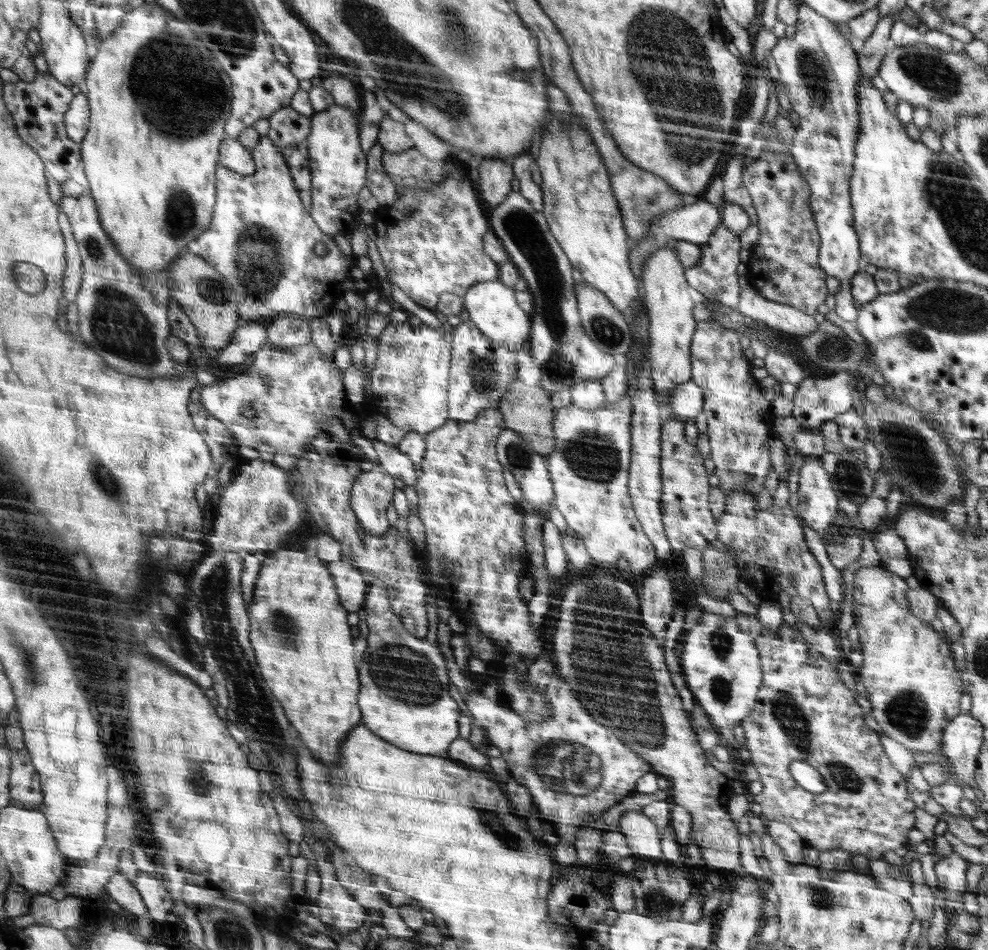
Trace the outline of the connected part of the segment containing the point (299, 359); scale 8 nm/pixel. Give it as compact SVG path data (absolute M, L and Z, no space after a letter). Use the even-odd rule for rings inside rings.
M266 340L265 345L253 355L253 362L246 372L234 378L219 379L200 389L202 402L214 416L230 427L242 445L259 449L265 443L274 447L278 453L302 457L313 450L313 440L319 434L326 433L329 418L338 418L342 421L341 416L345 408L356 410L352 404L348 404L344 380L334 359L324 358L320 353L319 348L312 342L282 349ZM246 406L254 410L254 418L249 419L242 415L242 410Z

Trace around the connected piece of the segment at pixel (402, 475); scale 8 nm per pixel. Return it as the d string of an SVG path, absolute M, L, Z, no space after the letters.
M379 439L371 440L373 449L377 452L382 467L390 476L402 480L405 486L415 489L419 470L406 454L397 447L380 442Z

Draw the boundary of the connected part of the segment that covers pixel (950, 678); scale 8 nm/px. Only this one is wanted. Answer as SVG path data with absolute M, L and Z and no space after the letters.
M882 566L860 568L854 574L852 595L852 616L854 628L859 634L863 663L857 669L862 684L868 692L868 701L872 704L874 720L882 727L888 738L896 739L915 752L936 752L942 744L944 730L950 722L960 715L960 696L962 681L956 672L954 658L950 656L950 646L940 634L936 634L930 623L920 620L910 613L909 598L906 592L910 586L906 580Z

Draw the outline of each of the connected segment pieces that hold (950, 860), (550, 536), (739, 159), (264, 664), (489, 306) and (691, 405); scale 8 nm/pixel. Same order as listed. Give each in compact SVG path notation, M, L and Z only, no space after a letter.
M954 852L935 864L938 877L937 888L940 888L947 898L959 899L967 891L966 869L968 866L969 864Z
M552 521L544 524L545 572L561 577L567 573L568 554L561 541L560 531Z
M746 150L743 154L736 154L728 163L726 172L722 177L723 189L724 189L724 200L726 203L733 202L734 204L739 204L746 214L748 214L750 225L758 224L758 218L754 210L754 205L750 196L750 193L746 190L742 180L743 167L747 154Z
M302 546L270 553L258 574L248 609L249 619L252 621L249 640L262 674L266 674L270 688L274 688L274 696L282 700L286 716L290 716L290 720L294 720L294 728L302 732L302 742L308 748L314 748L314 752L318 752L318 756L322 756L326 764L334 764L344 736L362 722L362 714L356 704L360 682L358 666L354 662L352 632L350 624L346 622L348 612L338 602L338 594L326 564L314 556L304 554Z
M488 281L473 284L463 296L466 310L473 325L498 345L511 349L527 350L532 334L532 317L518 304L516 291L502 281Z
M694 380L679 384L669 396L669 407L673 418L682 423L695 420L704 410L705 391Z

